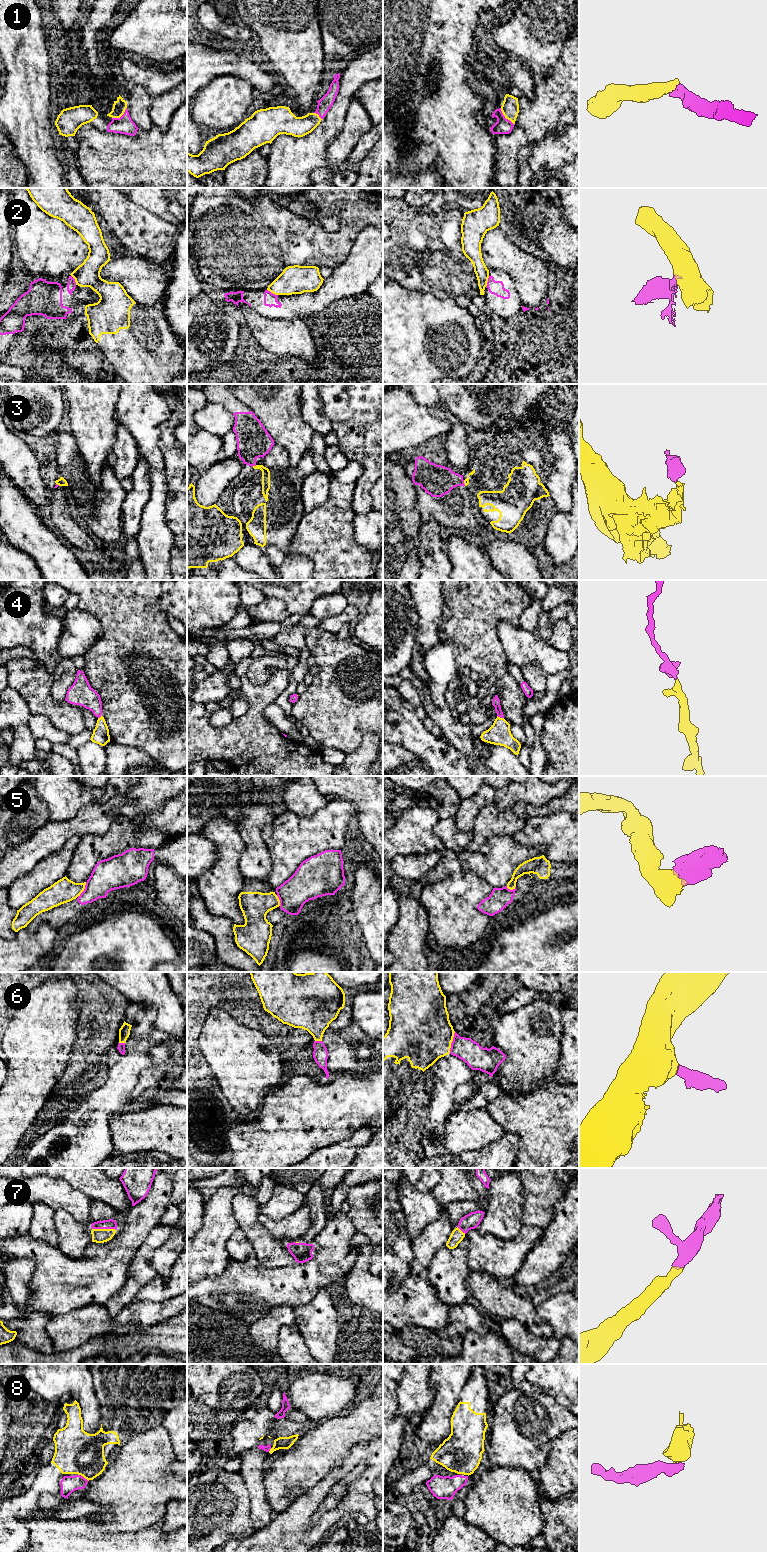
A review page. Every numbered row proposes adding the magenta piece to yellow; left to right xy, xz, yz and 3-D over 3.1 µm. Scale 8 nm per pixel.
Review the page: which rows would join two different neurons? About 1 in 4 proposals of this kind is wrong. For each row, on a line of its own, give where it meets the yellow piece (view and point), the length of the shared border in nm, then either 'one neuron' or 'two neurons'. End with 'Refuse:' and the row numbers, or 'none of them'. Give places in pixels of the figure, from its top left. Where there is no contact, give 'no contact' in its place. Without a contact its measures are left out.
1: yz (505, 117) | 180 nm | one neuron
2: xz (272, 292) | 100 nm | two neurons
3: xz (254, 466) | 40 nm | two neurons
4: yz (499, 717) | 60 nm | one neuron
5: xy (84, 888) | 140 nm | two neurons
6: yz (451, 1042) | 180 nm | one neuron
7: xy (104, 1229) | 190 nm | one neuron
8: xy (85, 1478) | 80 nm | two neurons
Refuse: 2, 3, 5, 8

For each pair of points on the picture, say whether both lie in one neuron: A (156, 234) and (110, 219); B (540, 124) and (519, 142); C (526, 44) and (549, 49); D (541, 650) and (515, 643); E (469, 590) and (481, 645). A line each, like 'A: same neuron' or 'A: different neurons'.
A: same neuron
B: different neurons
C: same neuron
D: same neuron
E: same neuron

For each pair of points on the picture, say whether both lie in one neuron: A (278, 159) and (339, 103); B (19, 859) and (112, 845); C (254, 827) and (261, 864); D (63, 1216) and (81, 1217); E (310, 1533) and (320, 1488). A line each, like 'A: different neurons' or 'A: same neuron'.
A: same neuron
B: different neurons
C: same neuron
D: different neurons
E: same neuron

